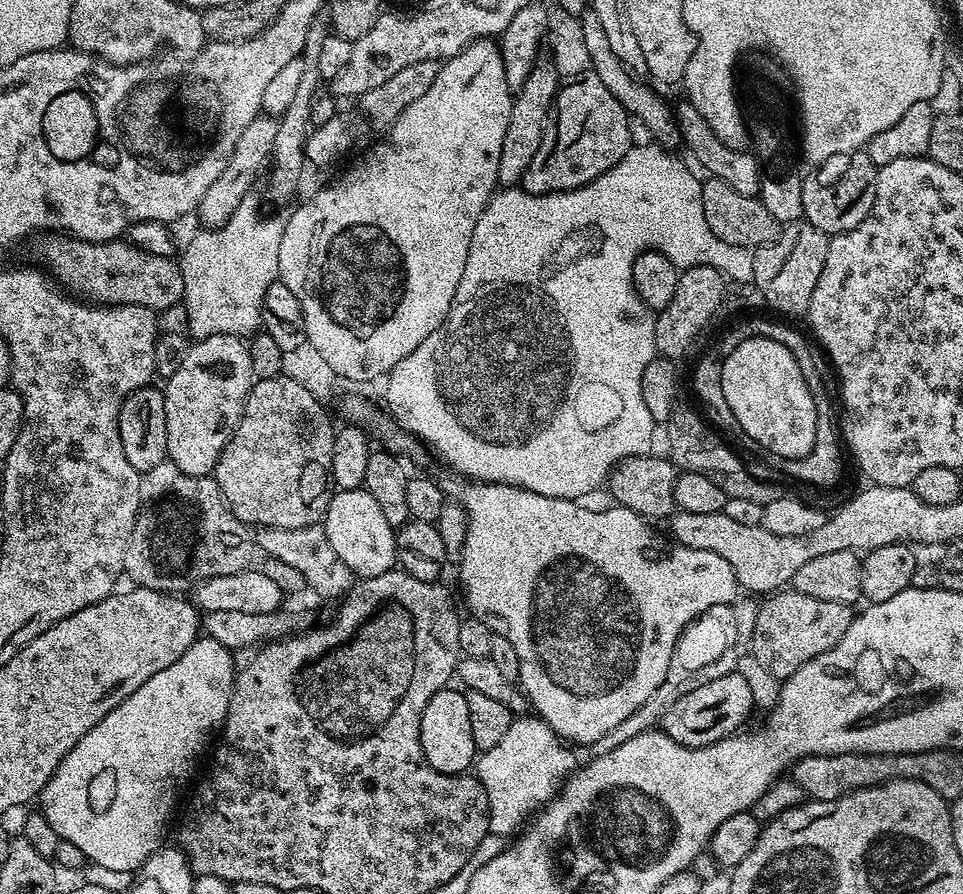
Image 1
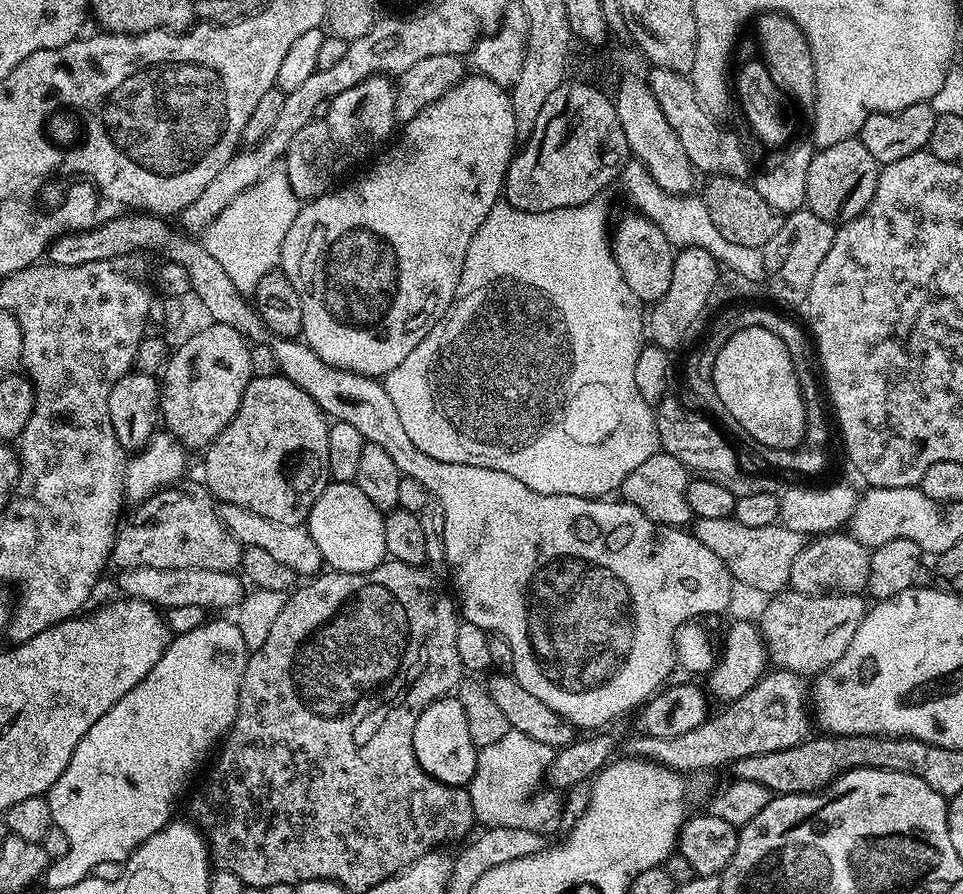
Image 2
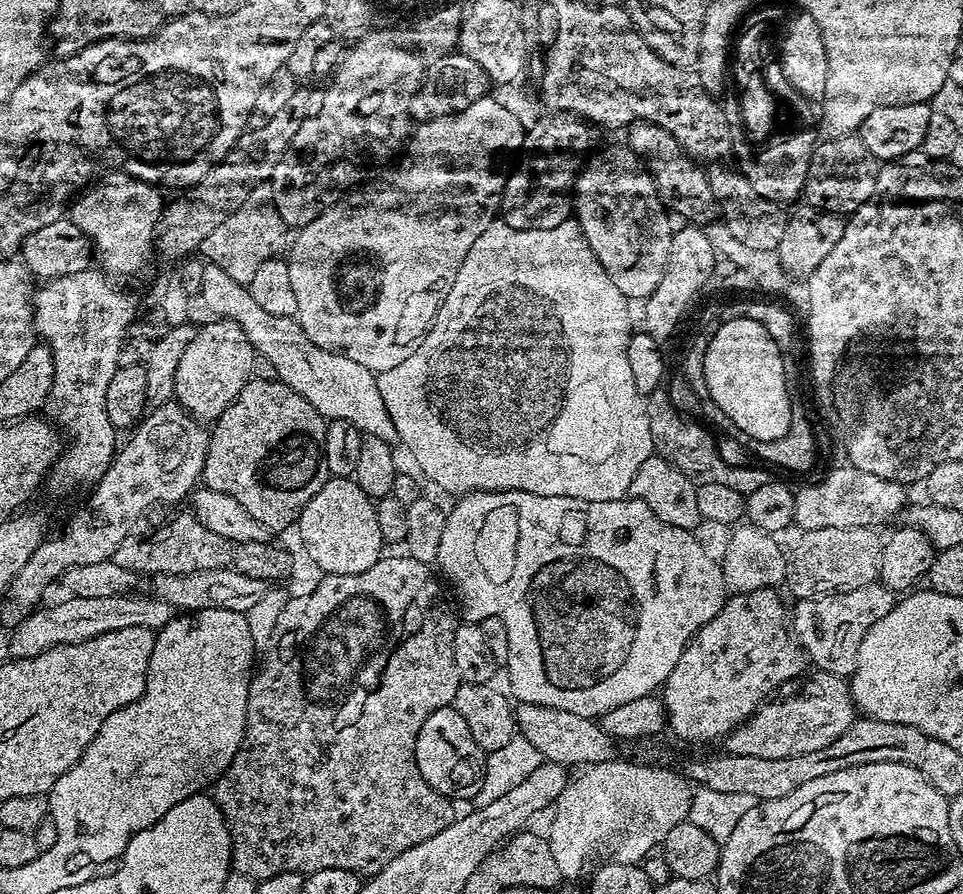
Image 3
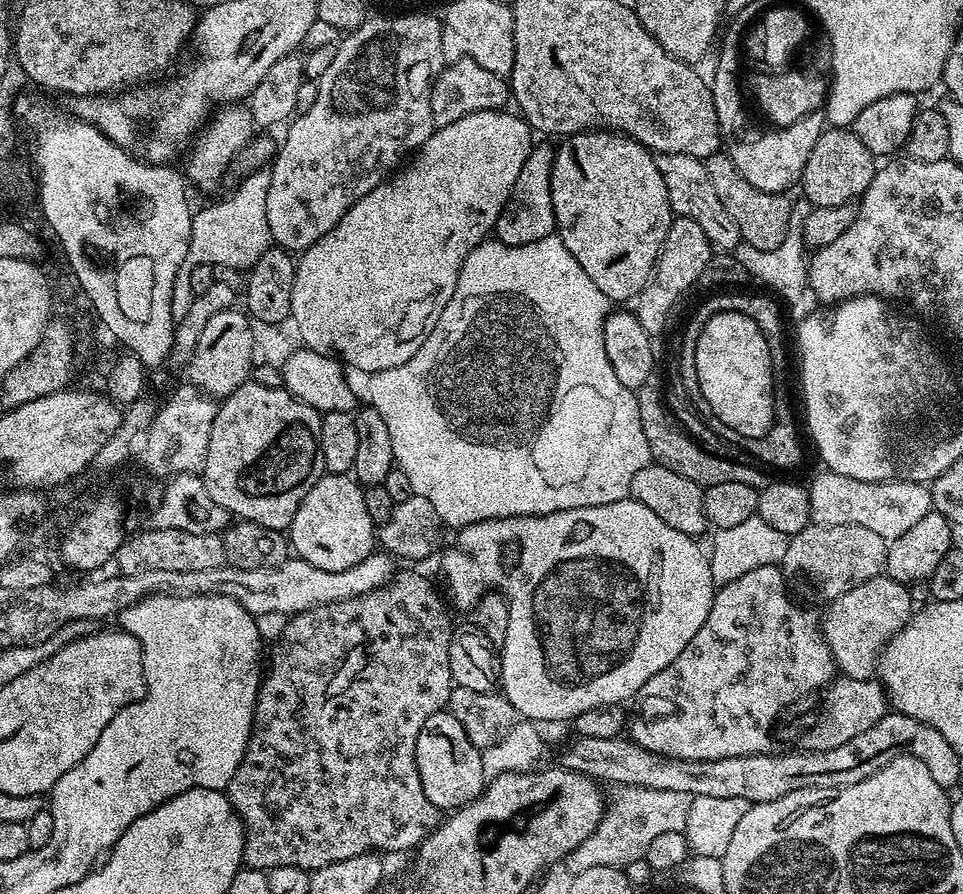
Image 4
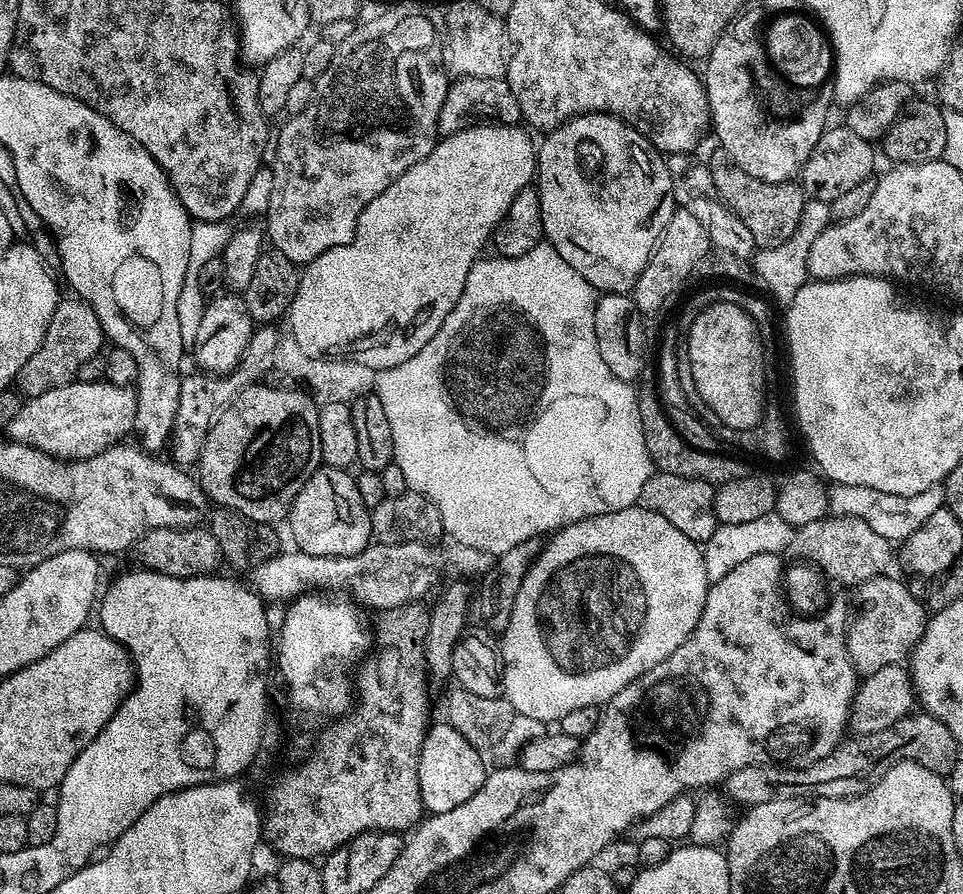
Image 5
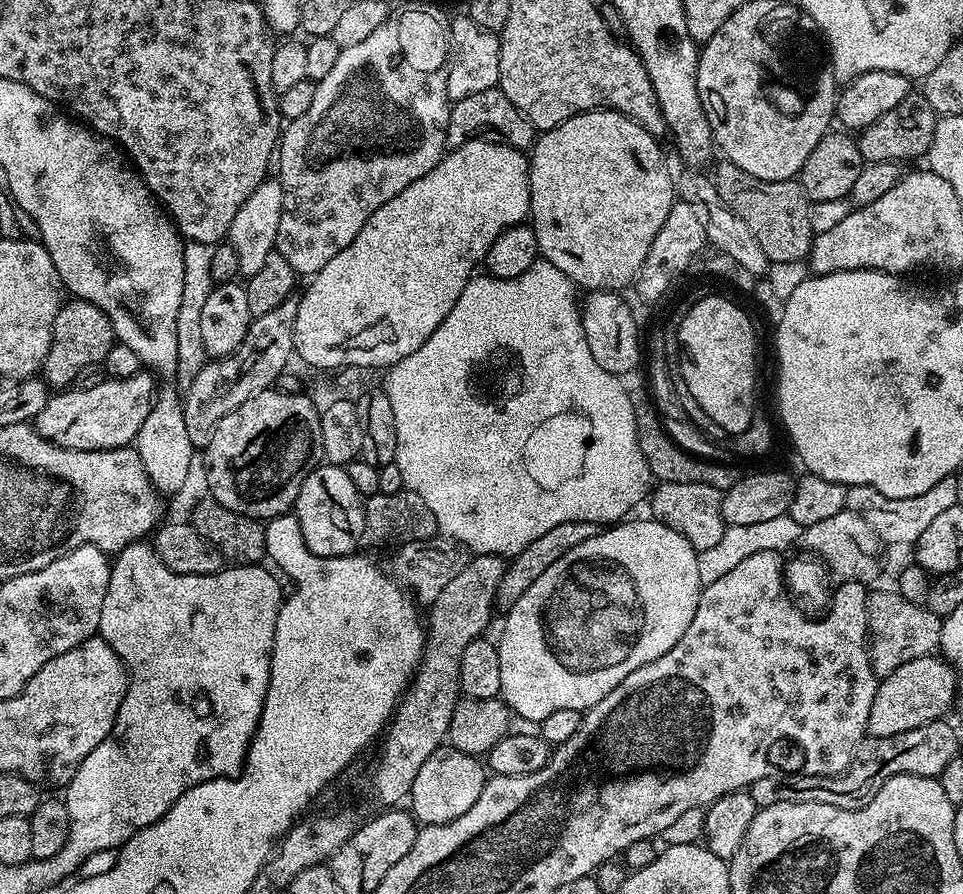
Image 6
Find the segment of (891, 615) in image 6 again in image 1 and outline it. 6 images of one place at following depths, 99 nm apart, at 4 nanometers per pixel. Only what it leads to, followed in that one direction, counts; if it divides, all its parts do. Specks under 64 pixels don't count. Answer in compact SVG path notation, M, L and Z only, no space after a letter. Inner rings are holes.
M781 590L769 595L765 604L761 603L754 622L750 656L760 663L764 672L769 672L776 682L783 682L787 676L794 674L798 666L806 666L810 658L824 654L846 634L854 612L842 602L826 602L823 598L810 598L795 590Z

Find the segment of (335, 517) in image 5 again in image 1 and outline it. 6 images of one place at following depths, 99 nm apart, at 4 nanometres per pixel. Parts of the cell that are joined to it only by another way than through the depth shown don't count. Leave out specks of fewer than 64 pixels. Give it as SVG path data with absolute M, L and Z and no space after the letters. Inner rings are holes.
M365 488L333 491L322 527L326 538L330 538L330 546L334 546L334 554L338 554L338 558L342 558L346 566L350 566L353 577L386 574L397 567L397 529L386 522L374 494L370 494Z

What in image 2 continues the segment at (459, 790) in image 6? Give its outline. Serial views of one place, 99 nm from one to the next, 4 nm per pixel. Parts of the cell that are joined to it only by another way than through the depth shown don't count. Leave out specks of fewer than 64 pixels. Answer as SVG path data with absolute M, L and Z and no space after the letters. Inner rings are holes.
M455 695L442 696L426 706L426 710L422 710L418 726L414 726L414 754L418 758L418 766L422 766L426 774L443 784L455 788L465 787L474 778L477 753L478 750L470 738L462 702Z

